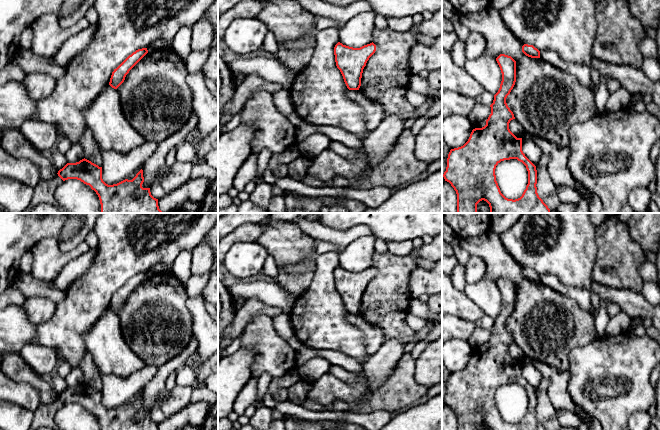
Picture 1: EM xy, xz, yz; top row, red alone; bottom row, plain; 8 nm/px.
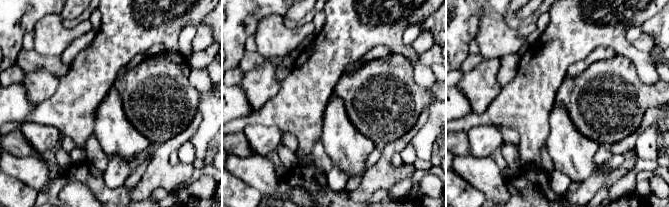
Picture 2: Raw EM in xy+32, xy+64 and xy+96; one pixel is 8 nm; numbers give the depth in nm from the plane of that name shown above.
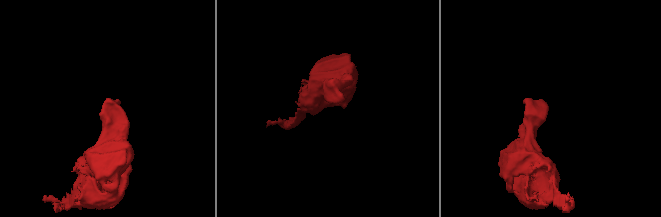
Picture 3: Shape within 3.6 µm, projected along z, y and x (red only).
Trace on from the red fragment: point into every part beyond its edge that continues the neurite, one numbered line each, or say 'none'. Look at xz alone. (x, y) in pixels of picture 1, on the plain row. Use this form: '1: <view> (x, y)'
none

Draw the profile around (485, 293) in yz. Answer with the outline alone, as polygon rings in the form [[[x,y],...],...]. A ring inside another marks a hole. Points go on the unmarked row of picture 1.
[[[485,278],[474,283],[466,284],[464,292],[488,315],[495,319],[502,305],[502,297],[496,282]]]

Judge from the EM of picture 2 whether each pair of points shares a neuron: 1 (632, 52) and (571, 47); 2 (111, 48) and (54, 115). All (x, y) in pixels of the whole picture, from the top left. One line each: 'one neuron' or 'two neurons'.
1: one neuron
2: one neuron

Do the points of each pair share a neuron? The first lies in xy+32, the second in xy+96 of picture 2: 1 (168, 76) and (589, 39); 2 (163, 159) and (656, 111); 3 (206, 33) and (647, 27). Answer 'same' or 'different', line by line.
1: different
2: same
3: different

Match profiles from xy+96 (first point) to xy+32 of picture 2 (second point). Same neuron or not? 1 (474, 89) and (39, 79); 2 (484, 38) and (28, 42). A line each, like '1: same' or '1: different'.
1: same
2: different

